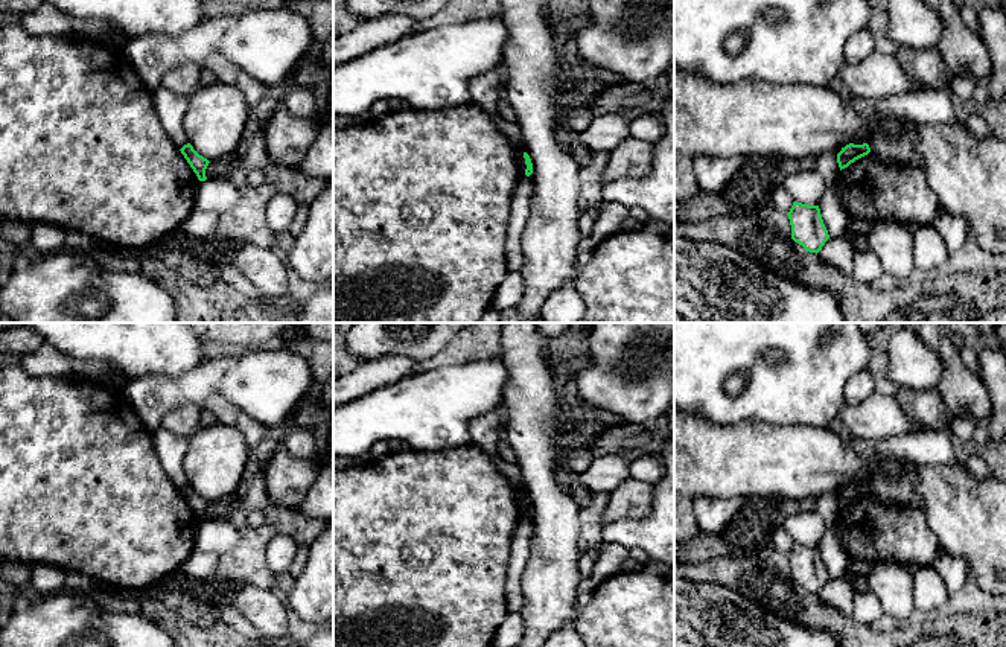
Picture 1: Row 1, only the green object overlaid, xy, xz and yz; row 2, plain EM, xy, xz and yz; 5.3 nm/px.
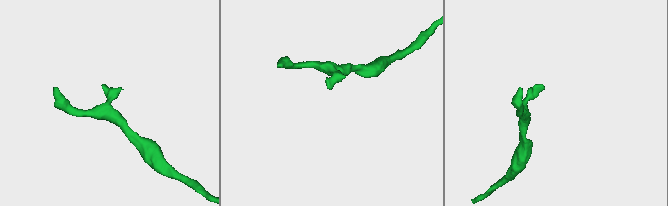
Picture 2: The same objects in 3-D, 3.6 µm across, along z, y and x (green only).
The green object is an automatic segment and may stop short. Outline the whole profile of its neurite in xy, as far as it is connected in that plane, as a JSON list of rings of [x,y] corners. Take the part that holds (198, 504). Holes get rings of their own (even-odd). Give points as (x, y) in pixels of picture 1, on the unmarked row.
[[[190,484],[184,486],[180,492],[190,505],[190,508],[193,510],[193,513],[196,515],[198,521],[205,522],[207,521],[205,510],[210,502],[199,496]]]

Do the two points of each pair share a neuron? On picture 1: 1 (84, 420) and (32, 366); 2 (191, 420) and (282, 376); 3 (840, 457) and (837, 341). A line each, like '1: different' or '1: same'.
1: different
2: different
3: different

